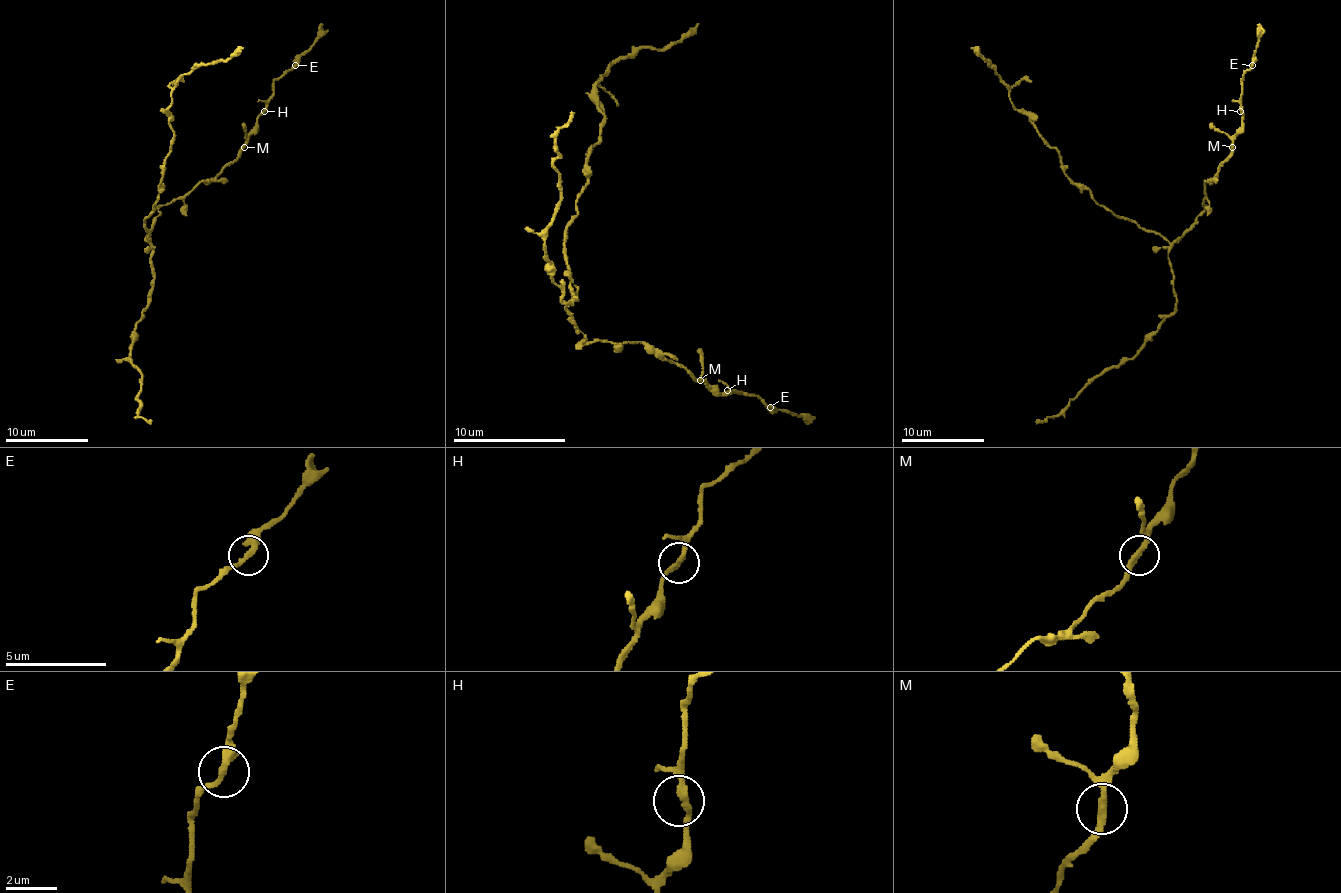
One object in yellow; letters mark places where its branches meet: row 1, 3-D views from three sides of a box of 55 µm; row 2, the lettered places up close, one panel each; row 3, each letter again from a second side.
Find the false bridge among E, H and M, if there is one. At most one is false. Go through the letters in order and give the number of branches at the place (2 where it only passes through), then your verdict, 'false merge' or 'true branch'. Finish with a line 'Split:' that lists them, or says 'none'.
E: branches 2; true branch
H: branches 2; true branch
M: branches 2; true branch
Split: none

